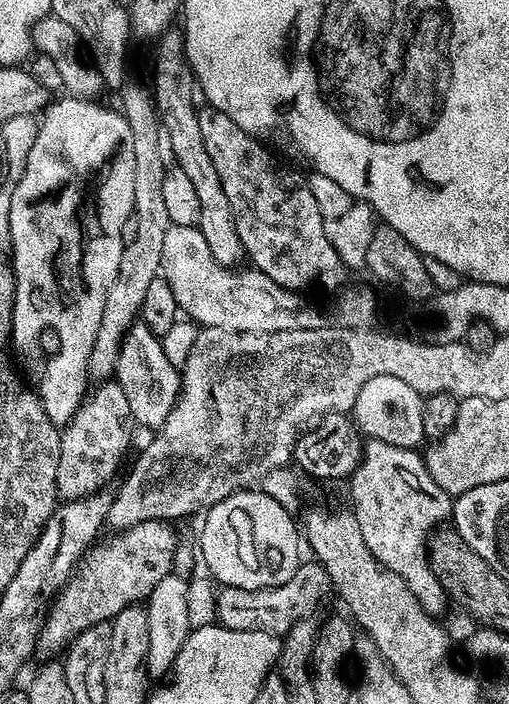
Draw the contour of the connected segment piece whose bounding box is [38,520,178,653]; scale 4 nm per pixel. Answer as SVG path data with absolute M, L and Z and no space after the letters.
M147 520L138 522L138 526L133 528L117 531L104 545L100 542L93 544L76 565L76 571L72 573L67 584L51 601L44 627L40 629L39 651L63 653L82 630L111 621L112 617L126 610L126 606L147 601L154 586L158 586L158 582L162 582L162 578L166 578L173 571L176 563L178 541L176 541L176 532L172 528L175 527L167 520Z

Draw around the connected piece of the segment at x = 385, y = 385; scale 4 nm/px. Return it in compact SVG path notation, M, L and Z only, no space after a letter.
M379 375L370 378L370 381L362 386L358 398L355 399L352 417L356 427L369 439L417 449L419 443L423 443L426 438L424 402L425 397L411 389L406 382L389 375Z

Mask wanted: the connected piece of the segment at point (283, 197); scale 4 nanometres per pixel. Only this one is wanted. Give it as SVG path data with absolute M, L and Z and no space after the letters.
M204 106L199 114L206 151L218 170L218 178L222 178L226 198L230 198L234 226L238 226L245 257L257 272L266 274L278 286L301 294L307 293L307 288L320 287L335 293L345 283L346 269L330 242L328 224L318 210L318 202L314 202L314 194L310 194L305 177L283 168L253 133L242 130L222 110Z

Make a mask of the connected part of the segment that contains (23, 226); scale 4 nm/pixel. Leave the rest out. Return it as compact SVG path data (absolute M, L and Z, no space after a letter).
M64 94L61 97L61 100L53 99L42 113L44 121L36 128L36 137L28 152L28 158L24 162L23 173L12 188L10 212L10 259L12 273L16 276L16 301L12 311L11 347L17 357L20 355L24 359L25 369L23 368L23 371L26 373L27 383L40 395L40 401L46 414L50 414L50 420L57 426L69 424L86 399L86 393L90 388L88 359L94 350L94 340L98 338L98 326L102 323L102 310L106 310L106 294L110 294L110 286L114 286L114 278L118 278L118 262L122 258L122 250L125 245L122 238L122 226L110 224L110 228L106 226L106 230L78 230L78 176L96 168L110 154L110 150L116 146L120 134L130 130L130 122L126 122L123 111L117 110L115 107L113 107L114 109L107 108L104 104L96 104L100 102L95 99L83 96Z

